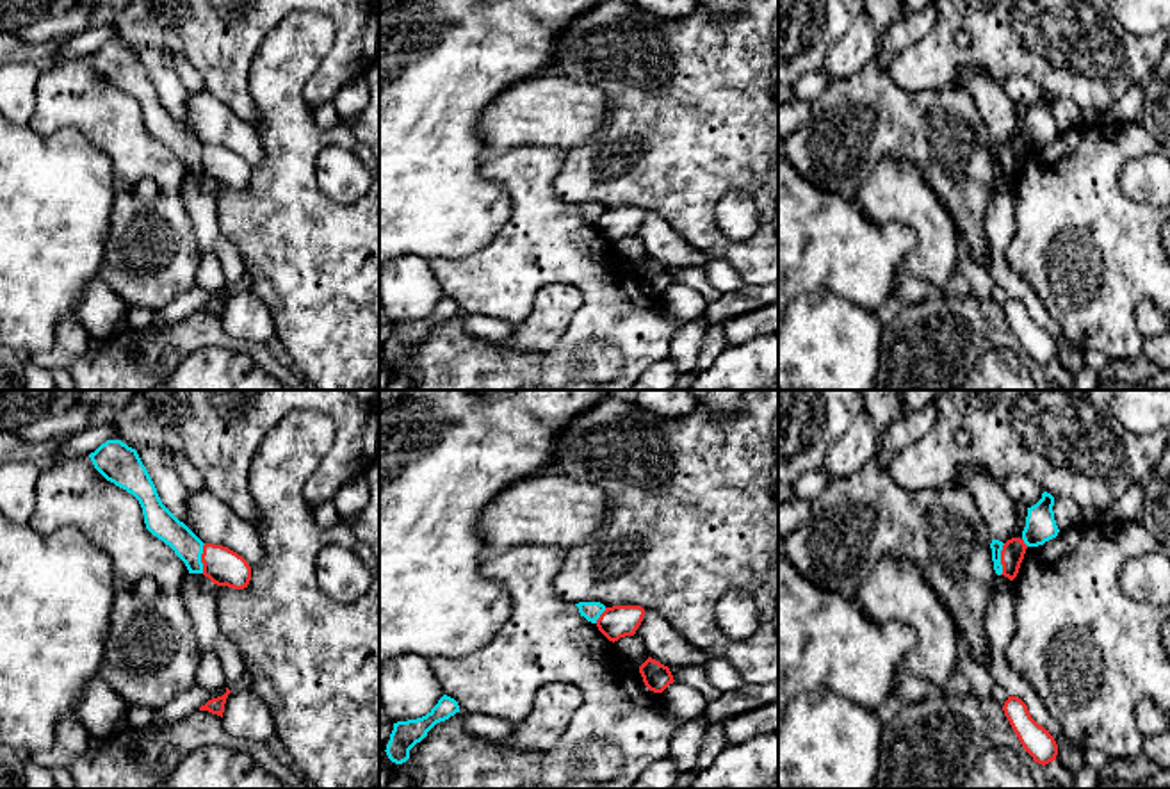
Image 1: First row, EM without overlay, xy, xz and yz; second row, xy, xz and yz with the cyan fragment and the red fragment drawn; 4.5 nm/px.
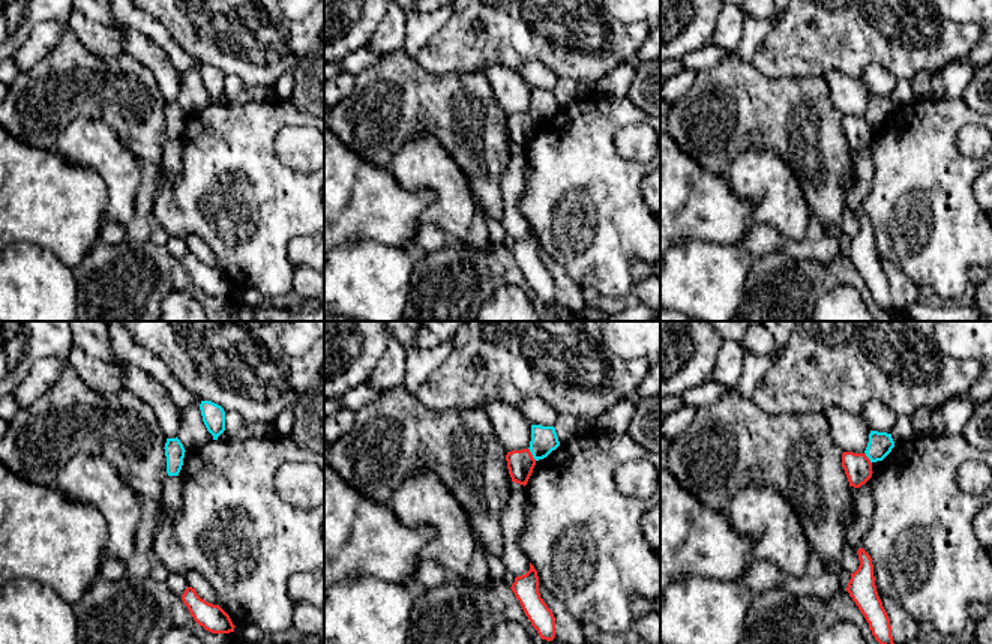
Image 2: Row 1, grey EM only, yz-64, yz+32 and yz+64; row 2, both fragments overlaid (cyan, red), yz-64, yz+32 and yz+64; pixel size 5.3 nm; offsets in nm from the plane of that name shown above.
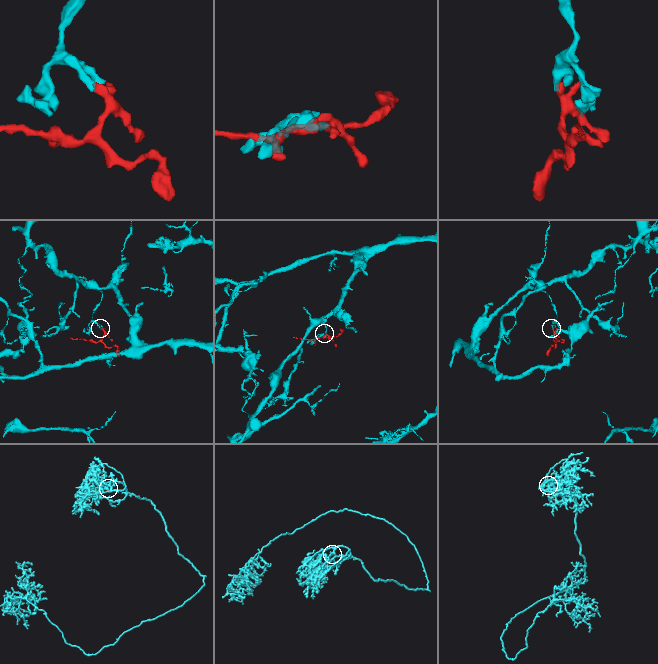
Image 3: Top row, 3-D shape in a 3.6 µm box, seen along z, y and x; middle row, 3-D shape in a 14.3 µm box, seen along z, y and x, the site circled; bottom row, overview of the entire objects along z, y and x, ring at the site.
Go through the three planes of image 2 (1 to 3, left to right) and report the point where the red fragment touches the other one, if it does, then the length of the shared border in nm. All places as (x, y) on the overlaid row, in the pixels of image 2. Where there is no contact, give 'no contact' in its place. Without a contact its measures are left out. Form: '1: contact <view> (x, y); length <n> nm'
1: no contact
2: contact yz+32 (532, 454); length 80 nm
3: contact yz+64 (868, 457); length 70 nm

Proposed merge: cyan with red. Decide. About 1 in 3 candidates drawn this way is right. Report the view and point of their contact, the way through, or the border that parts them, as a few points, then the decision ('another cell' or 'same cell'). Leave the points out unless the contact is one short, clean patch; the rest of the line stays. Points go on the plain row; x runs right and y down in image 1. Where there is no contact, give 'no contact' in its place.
yz (999, 161) | along yz (1005, 145), (999, 175) | another cell

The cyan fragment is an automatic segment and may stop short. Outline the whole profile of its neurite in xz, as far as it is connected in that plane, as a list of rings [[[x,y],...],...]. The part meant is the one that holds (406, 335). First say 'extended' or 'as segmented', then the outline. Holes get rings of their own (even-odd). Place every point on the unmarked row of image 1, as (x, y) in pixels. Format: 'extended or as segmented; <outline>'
as segmented; [[[443,296],[426,317],[394,324],[385,351],[388,360],[395,365],[406,363],[410,360],[410,351],[420,344],[436,324],[449,321],[456,313],[459,313],[458,303]]]

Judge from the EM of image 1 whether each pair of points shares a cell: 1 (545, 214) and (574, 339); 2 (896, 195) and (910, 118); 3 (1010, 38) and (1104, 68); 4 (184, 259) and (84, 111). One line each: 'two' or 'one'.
1: one
2: two
3: one
4: one

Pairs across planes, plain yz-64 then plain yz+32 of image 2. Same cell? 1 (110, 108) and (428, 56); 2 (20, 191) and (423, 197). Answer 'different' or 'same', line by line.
1: different
2: same

